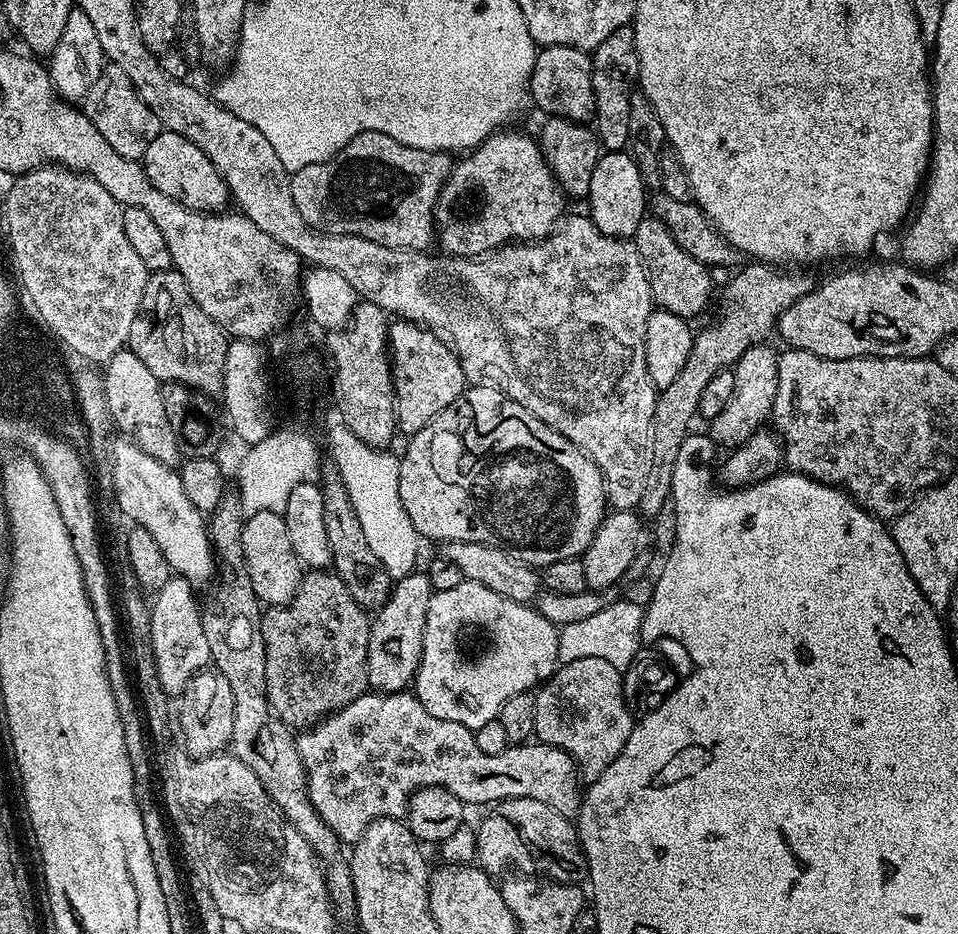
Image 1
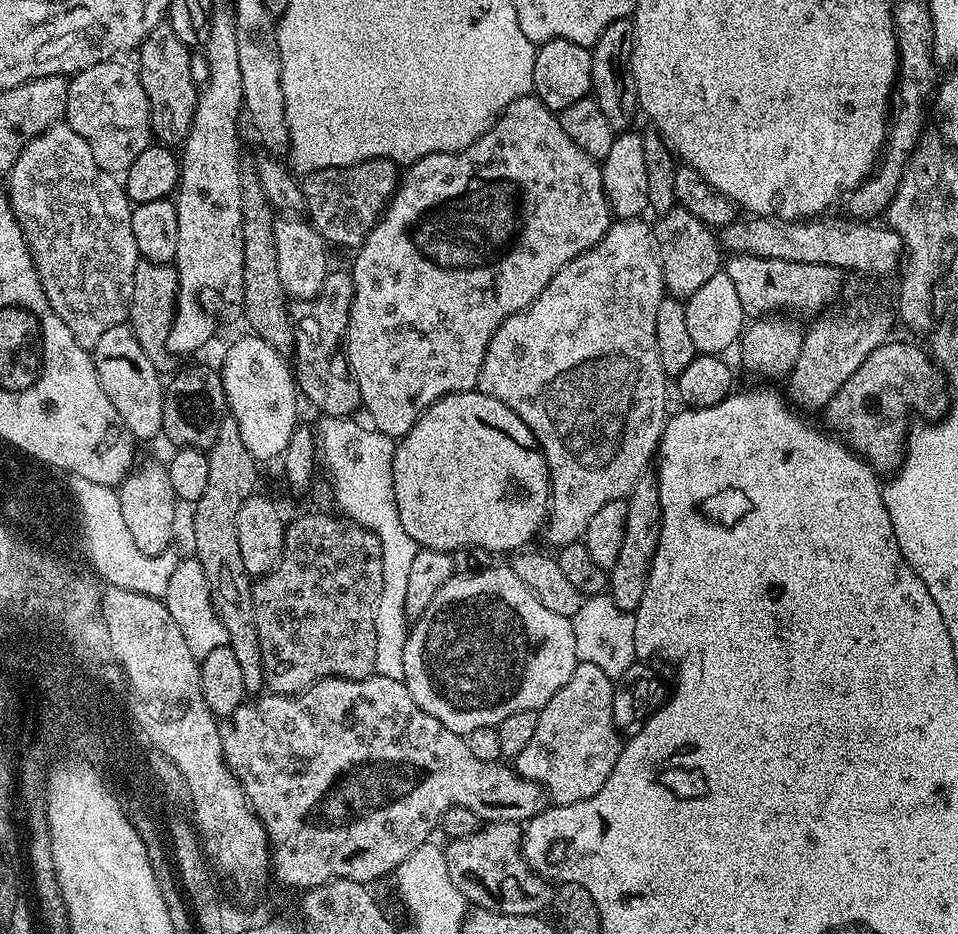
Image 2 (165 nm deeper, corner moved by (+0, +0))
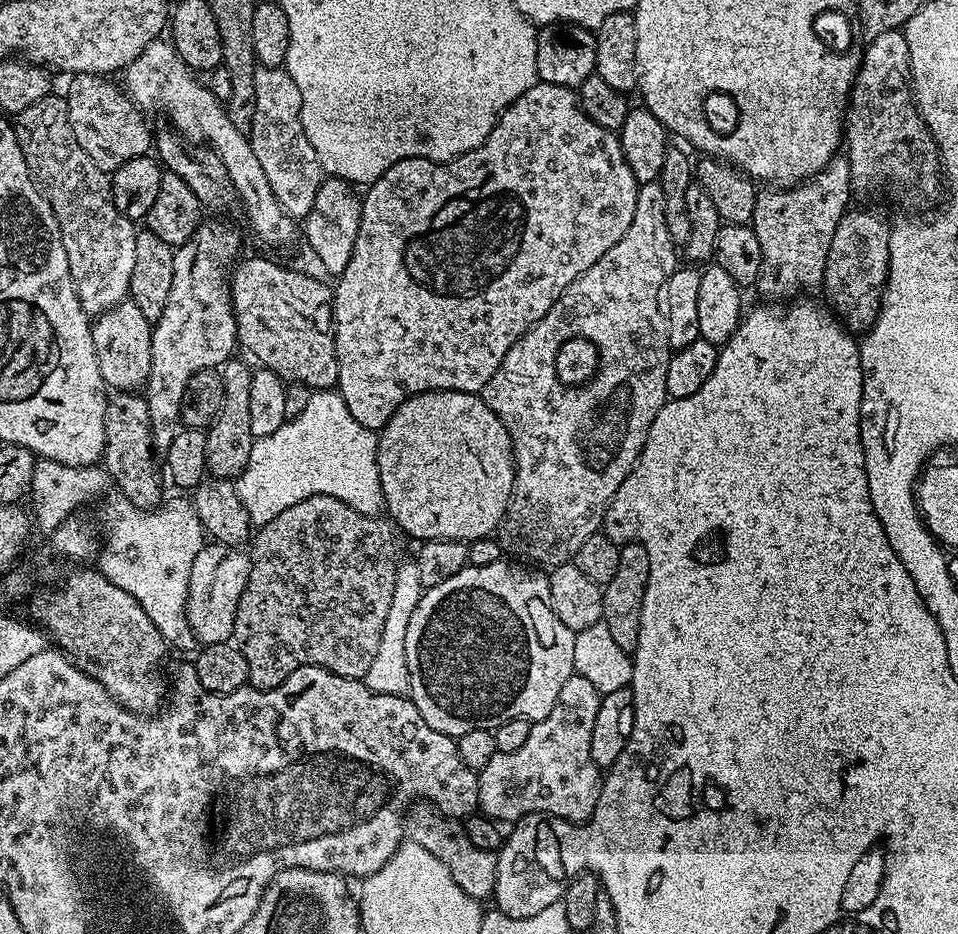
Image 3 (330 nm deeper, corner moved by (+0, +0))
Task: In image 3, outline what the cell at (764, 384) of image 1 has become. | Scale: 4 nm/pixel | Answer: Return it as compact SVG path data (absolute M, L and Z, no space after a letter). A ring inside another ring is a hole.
M844 154L836 155L821 172L798 184L757 191L750 225L760 247L760 275L755 291L764 296L792 298L803 284L823 285L826 254L830 254L834 230L838 230L838 222L849 211L848 199L853 196L850 166Z

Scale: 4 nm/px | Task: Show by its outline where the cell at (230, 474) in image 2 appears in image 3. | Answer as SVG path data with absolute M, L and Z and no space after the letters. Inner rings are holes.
M237 358L224 361L219 369L222 378L222 410L214 418L214 422L206 430L206 462L208 472L215 479L235 481L236 477L246 470L246 462L250 462L250 450L254 439L250 430L250 382L253 369L247 368Z

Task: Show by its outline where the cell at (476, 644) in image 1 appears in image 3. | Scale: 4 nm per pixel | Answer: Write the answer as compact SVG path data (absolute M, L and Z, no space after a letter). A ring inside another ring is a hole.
M500 559L492 565L466 567L454 578L446 578L446 582L438 582L433 588L425 588L414 614L410 614L410 626L406 626L406 670L410 674L407 695L418 706L426 726L438 730L442 734L458 738L470 730L491 728L495 730L502 722L510 722L514 718L537 721L546 718L550 710L554 710L554 702L558 702L558 694L566 683L566 678L574 675L574 638L576 633L562 626L562 618L554 614L552 609L552 585L549 577L532 568L523 568L523 563L507 564L507 559Z

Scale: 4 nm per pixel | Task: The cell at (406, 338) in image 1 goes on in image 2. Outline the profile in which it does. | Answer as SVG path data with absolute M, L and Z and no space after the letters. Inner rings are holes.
M535 94L510 102L510 106L506 106L506 110L497 118L490 131L482 134L482 138L478 138L461 152L435 152L407 165L399 177L395 194L368 237L355 249L353 256L356 257L350 265L354 298L348 311L348 371L358 386L360 403L363 411L368 411L367 419L371 427L393 438L405 436L414 426L414 422L418 422L418 418L434 402L455 392L473 391L480 382L480 371L488 343L500 323L506 317L530 307L534 298L538 298L538 294L546 290L550 278L554 278L554 274L558 274L558 270L562 270L566 262L578 258L578 254L595 246L612 223L614 217L602 186L600 164L578 150L574 142L570 142L570 134L562 130L559 115L549 110Z

